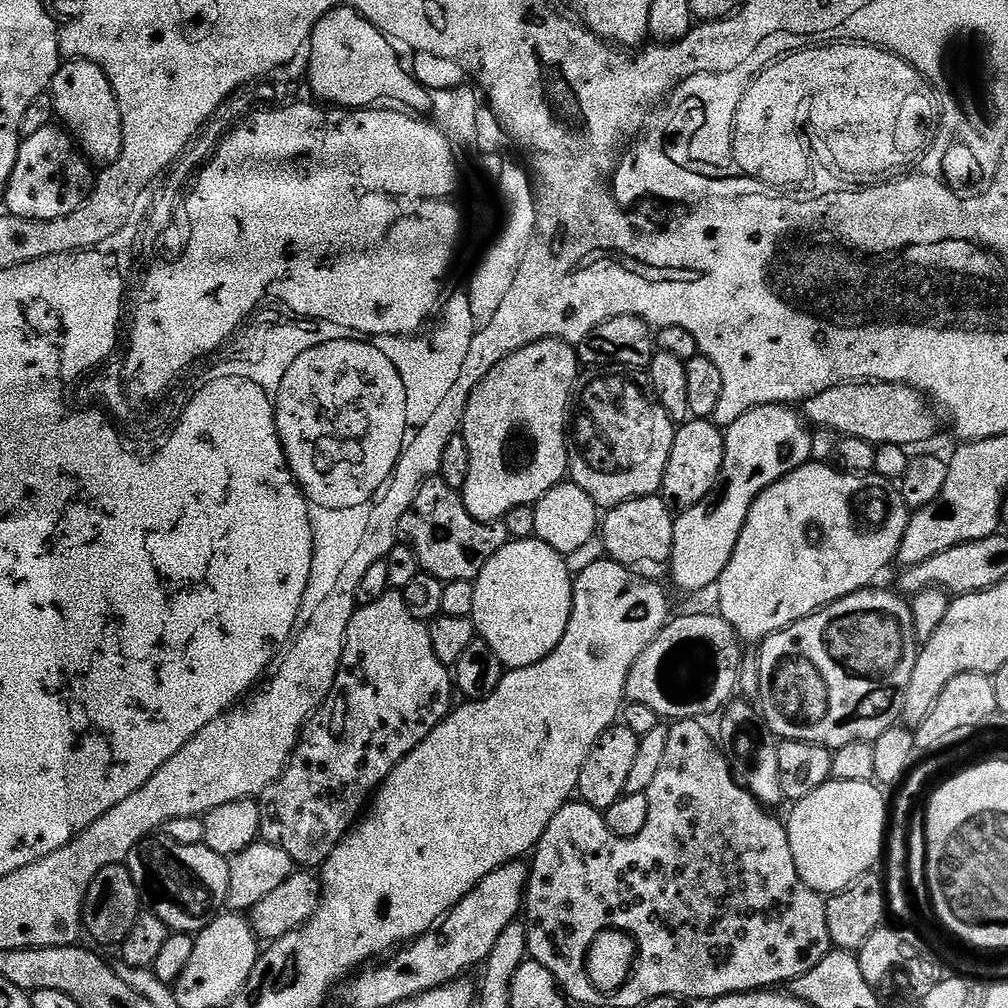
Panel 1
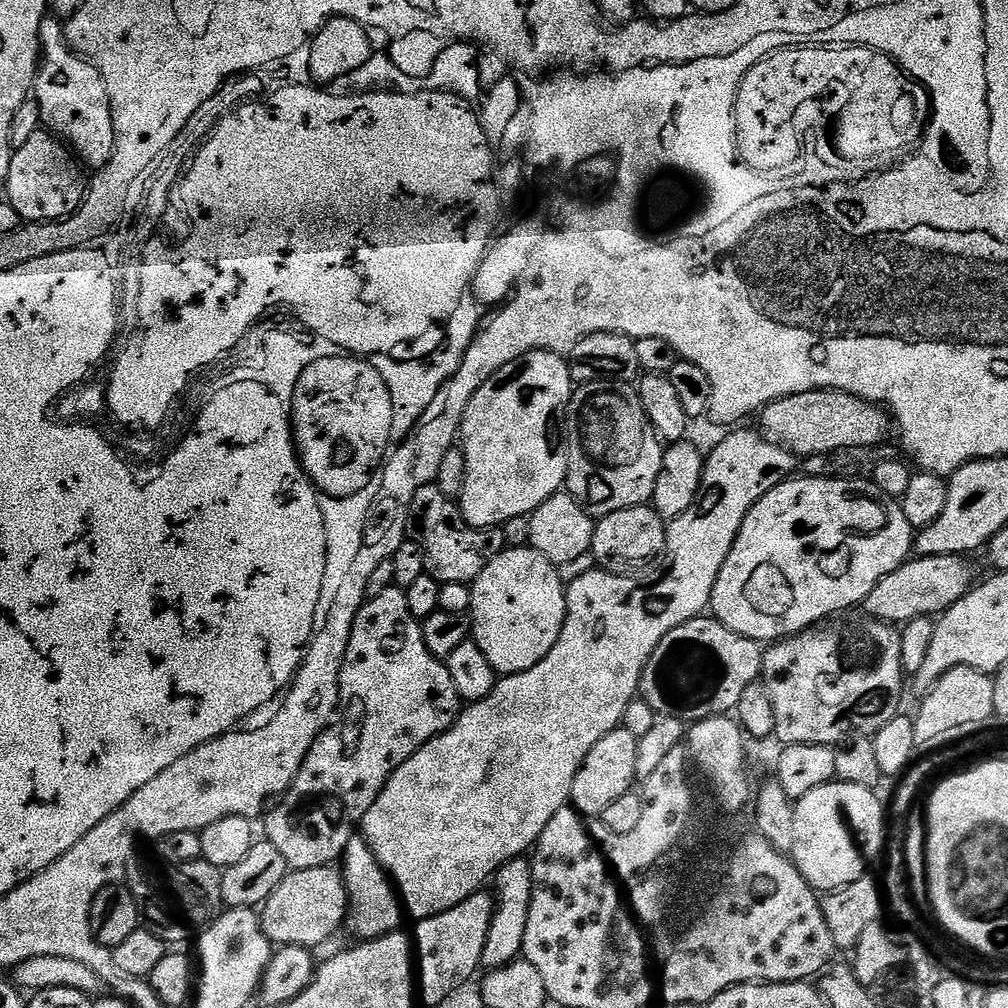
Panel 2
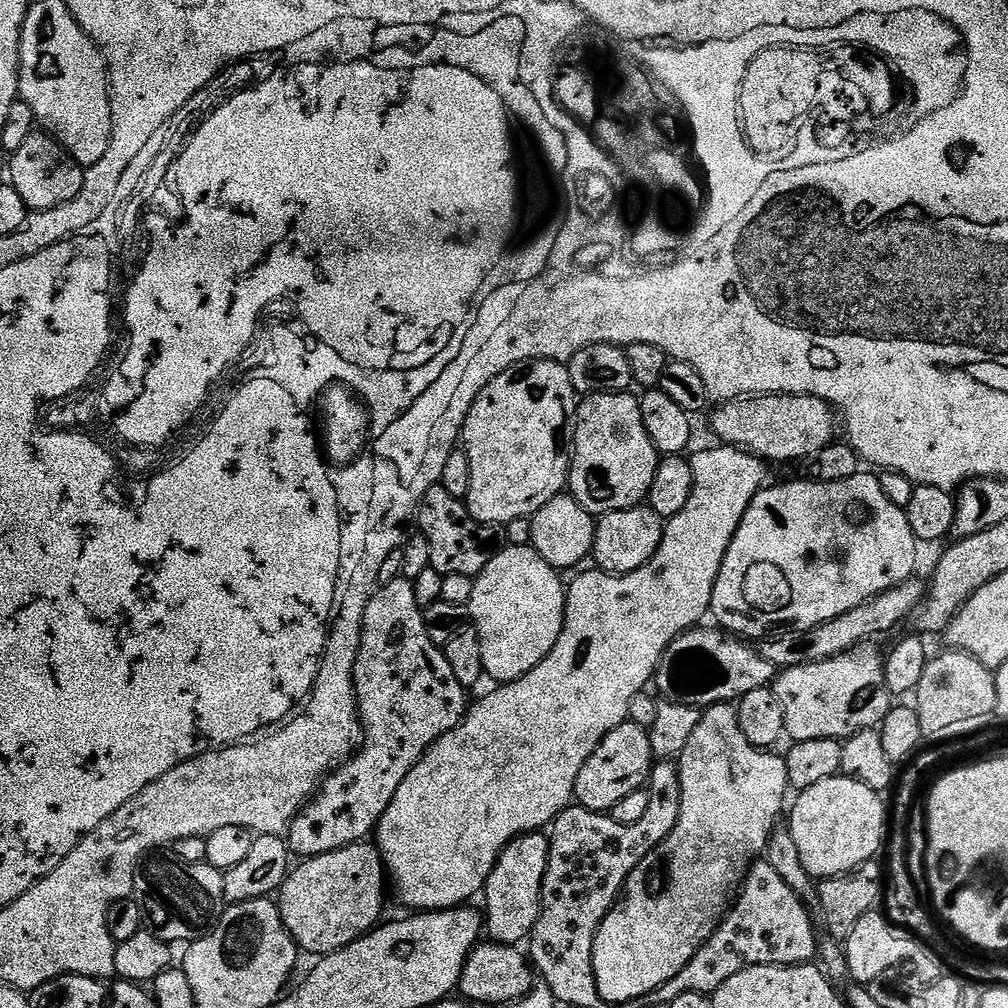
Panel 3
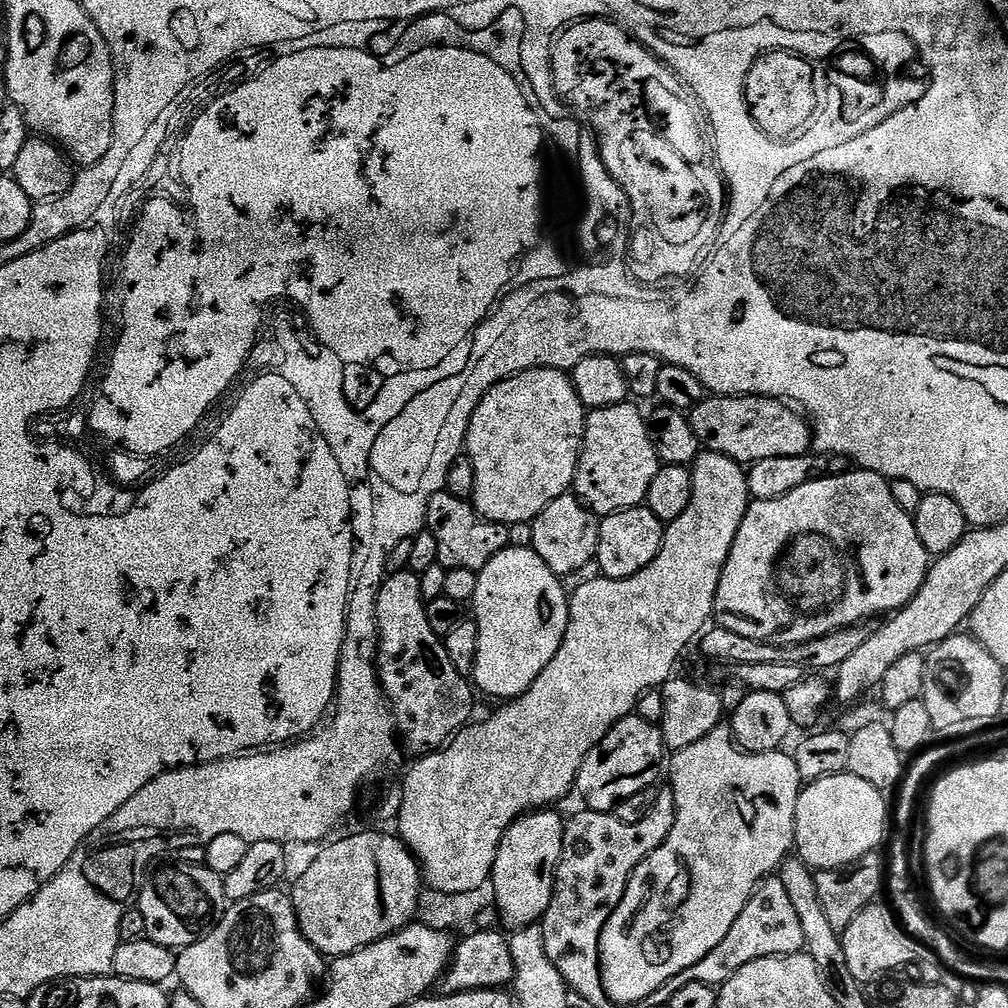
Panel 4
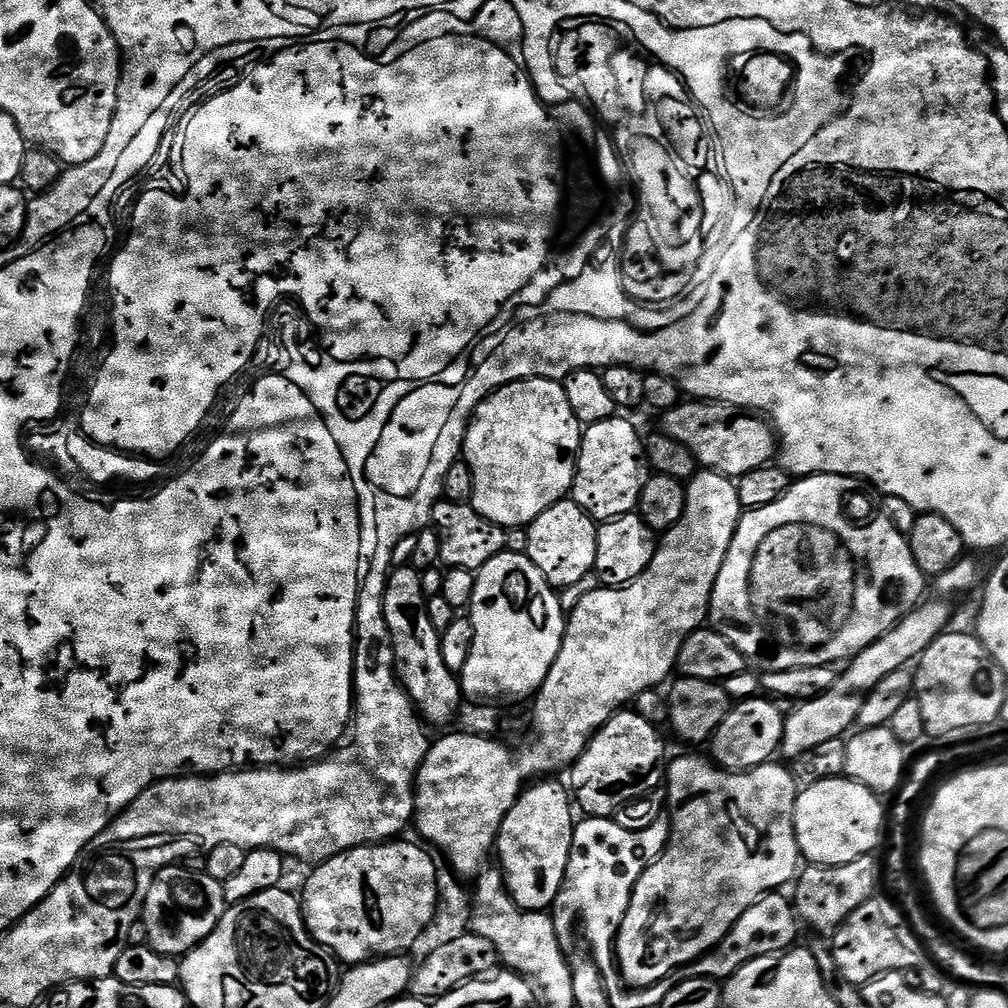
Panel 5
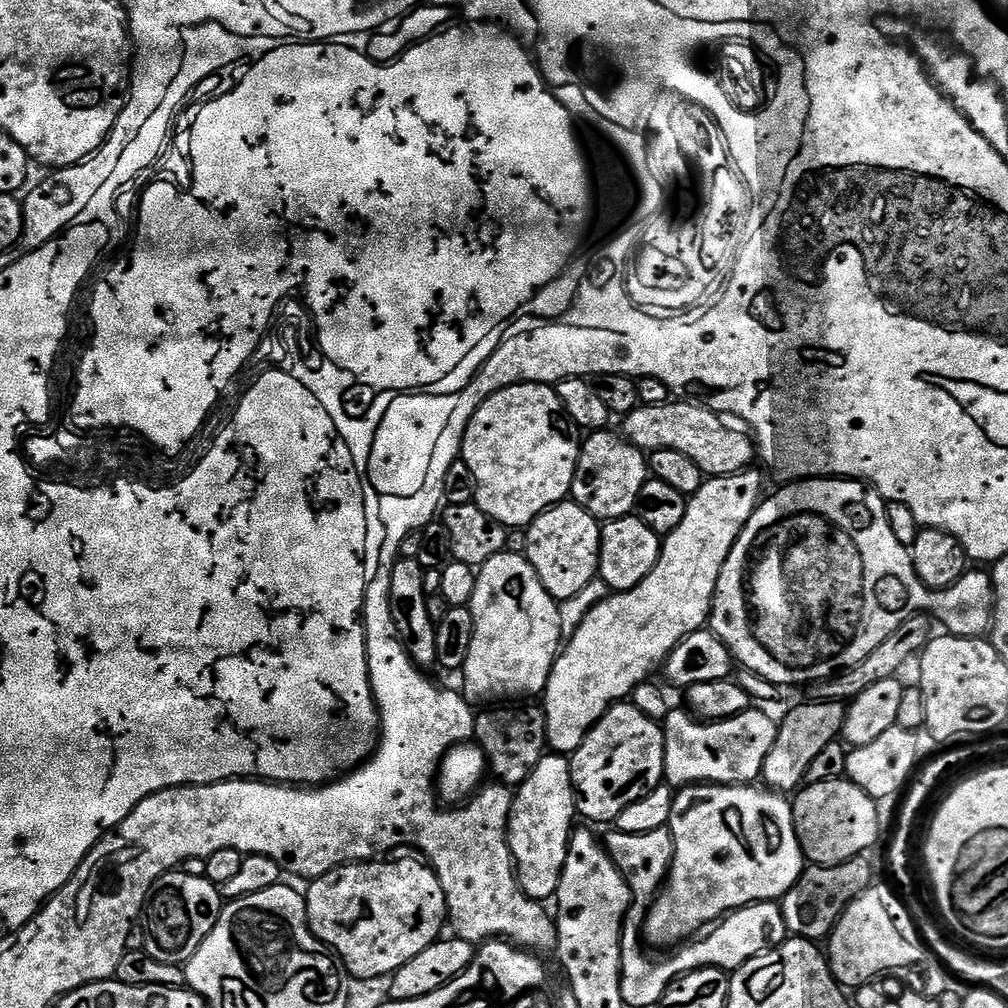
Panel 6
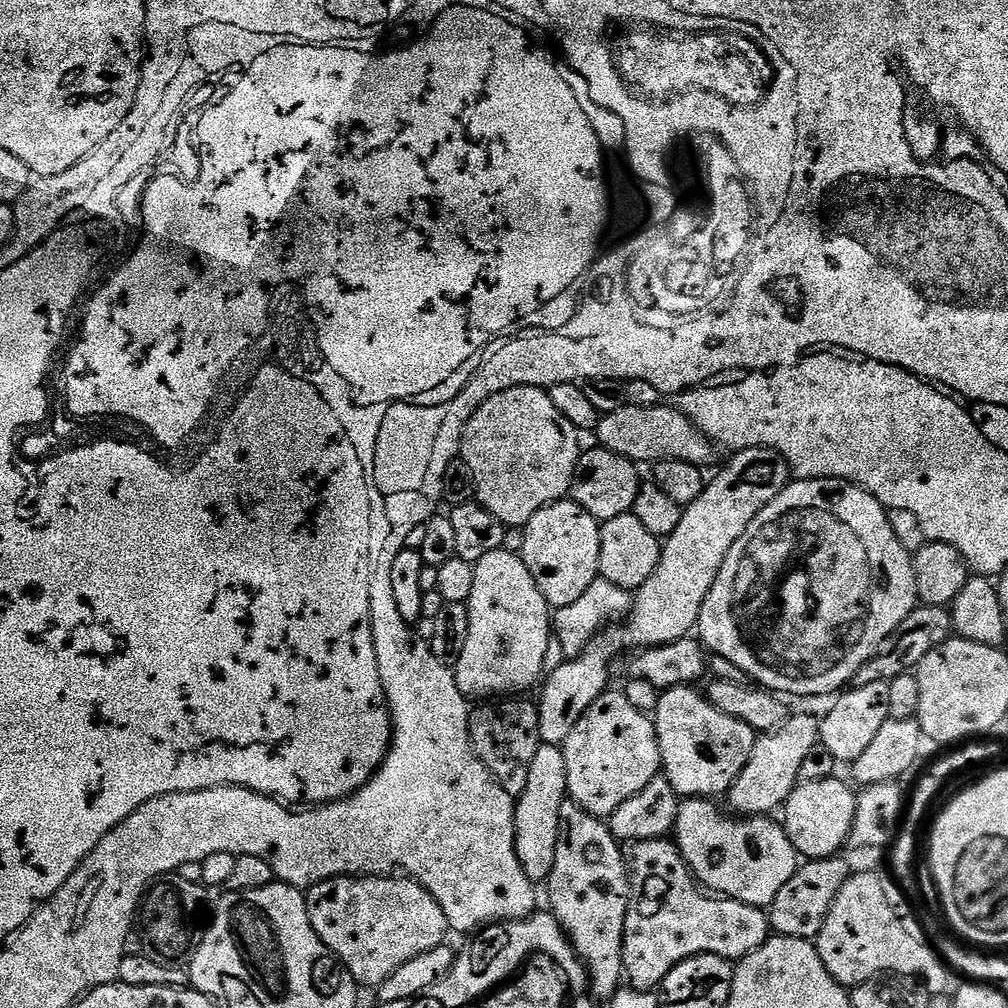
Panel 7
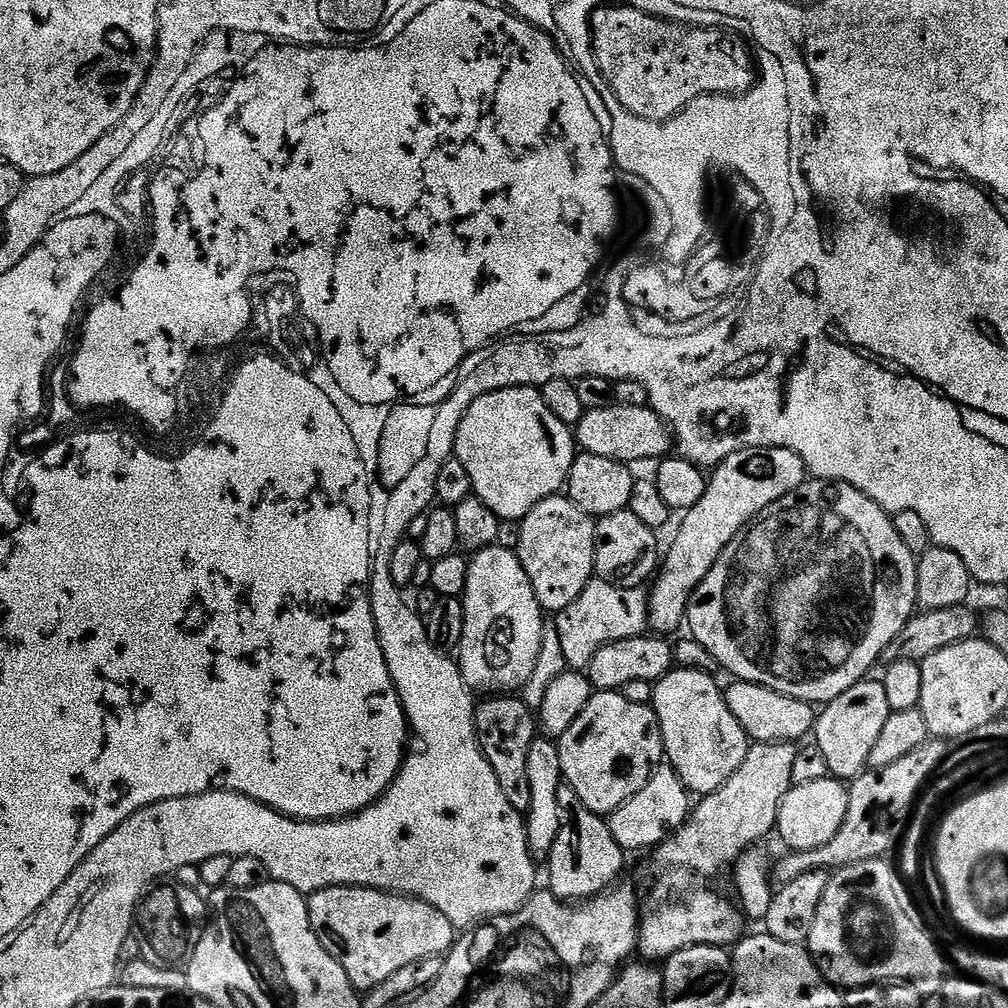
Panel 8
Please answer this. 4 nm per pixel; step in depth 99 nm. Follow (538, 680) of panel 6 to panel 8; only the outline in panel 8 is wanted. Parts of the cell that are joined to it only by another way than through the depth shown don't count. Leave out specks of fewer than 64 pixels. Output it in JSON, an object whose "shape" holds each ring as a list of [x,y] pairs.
{"shape":[[[499,546],[484,548],[482,551],[475,553],[468,562],[468,577],[466,578],[466,590],[462,597],[462,603],[464,606],[464,633],[462,634],[462,642],[458,649],[458,663],[460,666],[460,673],[463,674],[464,681],[468,683],[468,687],[475,690],[477,693],[484,692],[480,694],[516,694],[519,693],[519,688],[520,691],[527,689],[530,678],[538,666],[540,651],[544,649],[546,613],[544,609],[540,607],[538,598],[534,594],[534,586],[526,574],[526,570],[522,566],[519,556],[517,556],[515,552],[511,552]]]}

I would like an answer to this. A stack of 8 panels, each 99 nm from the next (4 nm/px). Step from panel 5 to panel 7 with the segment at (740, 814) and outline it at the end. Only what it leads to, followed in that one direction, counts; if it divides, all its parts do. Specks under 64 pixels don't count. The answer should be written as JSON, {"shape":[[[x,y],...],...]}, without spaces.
{"shape":[[[688,798],[681,803],[674,829],[676,845],[680,847],[692,875],[709,893],[746,902],[755,908],[767,909],[774,902],[774,898],[778,898],[778,890],[782,890],[782,886],[786,886],[786,882],[790,882],[790,878],[796,872],[798,867],[796,847],[790,842],[779,819],[771,815],[741,818],[727,811],[724,813],[716,804],[719,803],[708,798]]]}

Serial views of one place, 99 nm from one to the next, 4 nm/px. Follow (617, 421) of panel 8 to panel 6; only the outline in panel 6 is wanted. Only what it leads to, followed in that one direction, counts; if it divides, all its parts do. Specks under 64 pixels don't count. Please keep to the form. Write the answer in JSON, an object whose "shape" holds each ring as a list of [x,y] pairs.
{"shape":[[[669,402],[666,404],[641,404],[639,408],[623,417],[622,435],[634,447],[651,454],[658,450],[678,450],[678,454],[686,454],[694,466],[704,472],[705,477],[732,476],[749,467],[752,455],[758,449],[753,437],[747,431],[739,432],[727,424],[721,413],[705,408],[699,402]]]}

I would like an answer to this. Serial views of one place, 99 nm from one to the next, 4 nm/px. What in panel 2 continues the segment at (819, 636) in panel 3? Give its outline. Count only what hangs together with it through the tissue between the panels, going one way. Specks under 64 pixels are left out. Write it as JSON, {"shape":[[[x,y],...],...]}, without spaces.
{"shape":[[[916,556],[909,558],[894,574],[886,574],[874,590],[865,598],[863,615],[873,620],[884,620],[887,624],[903,626],[914,618],[939,617],[950,606],[954,606],[977,583],[976,568],[971,559],[964,556]]]}

